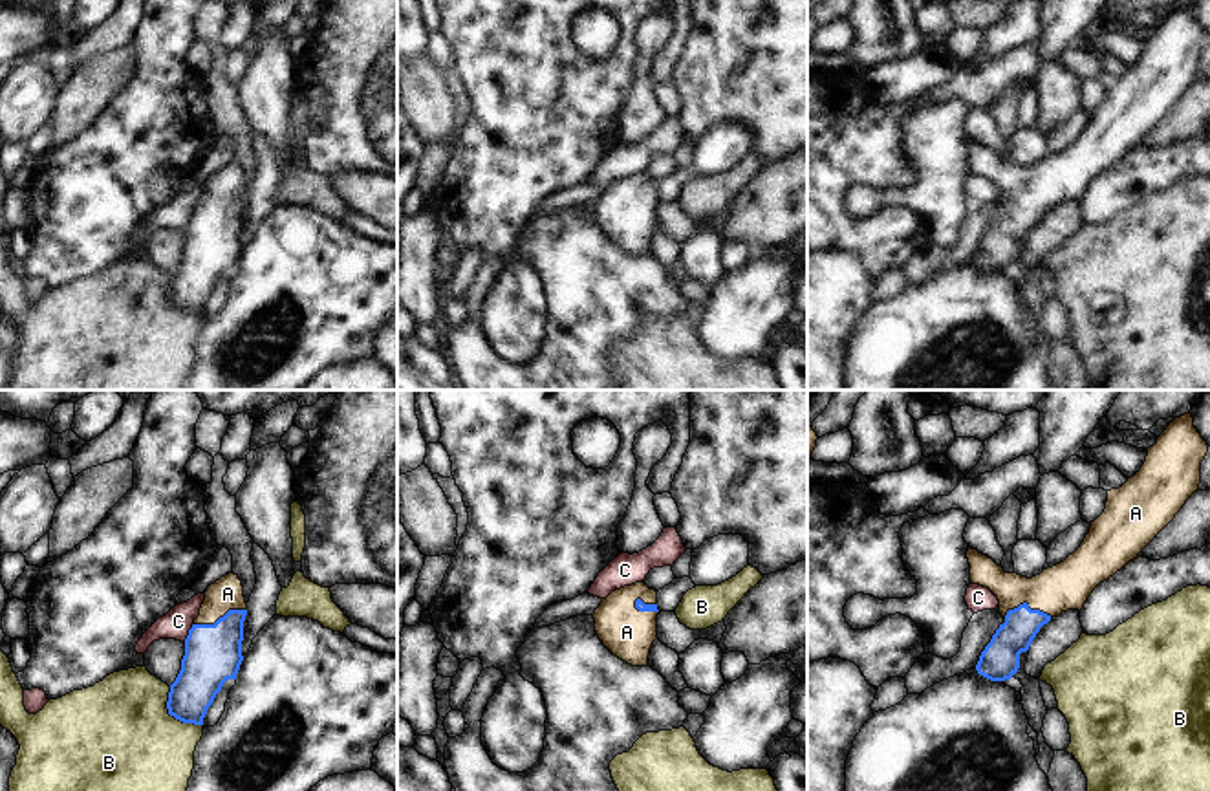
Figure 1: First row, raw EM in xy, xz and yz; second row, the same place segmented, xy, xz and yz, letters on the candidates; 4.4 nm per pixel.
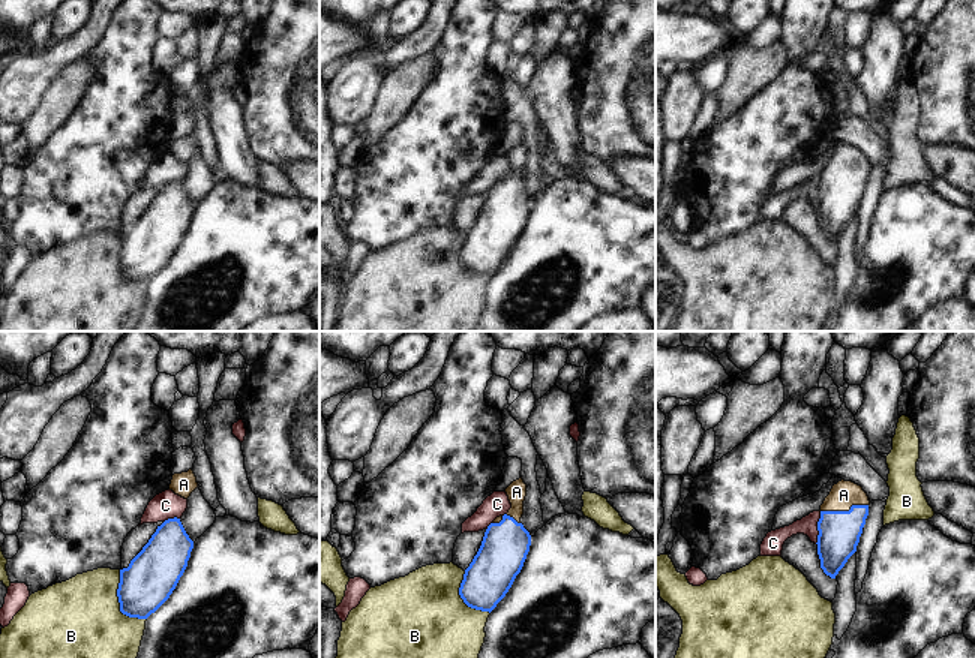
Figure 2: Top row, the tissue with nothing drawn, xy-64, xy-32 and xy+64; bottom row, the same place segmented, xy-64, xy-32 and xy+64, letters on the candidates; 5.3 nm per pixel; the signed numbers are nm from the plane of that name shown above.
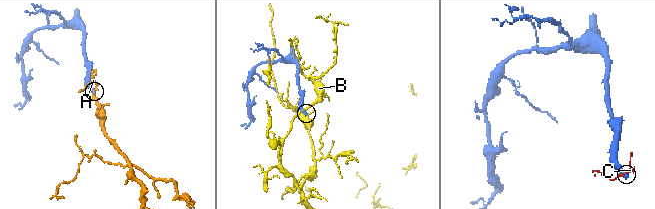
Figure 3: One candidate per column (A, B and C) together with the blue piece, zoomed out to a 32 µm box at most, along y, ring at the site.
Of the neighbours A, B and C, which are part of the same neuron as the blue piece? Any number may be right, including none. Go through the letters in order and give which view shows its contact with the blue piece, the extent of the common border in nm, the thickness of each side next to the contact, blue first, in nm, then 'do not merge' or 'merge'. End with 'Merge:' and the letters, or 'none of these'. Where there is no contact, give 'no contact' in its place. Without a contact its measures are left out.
A: meets blue in yz; contact 220 nm long; 160 nm thick on the blue side, 200 nm on the other; merge
B: meets blue in xy; contact 220 nm long; 200 nm thick on the blue side, 480 nm on the other; do not merge
C: meets blue in xy; contact 100 nm long; 260 nm thick on the blue side, 120 nm on the other; do not merge
Merge: A

